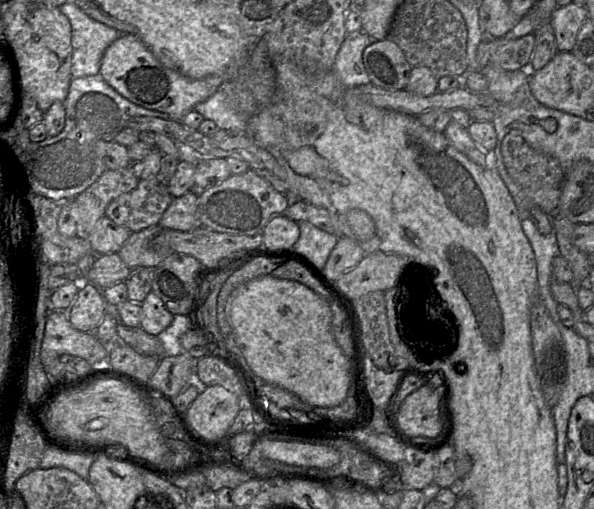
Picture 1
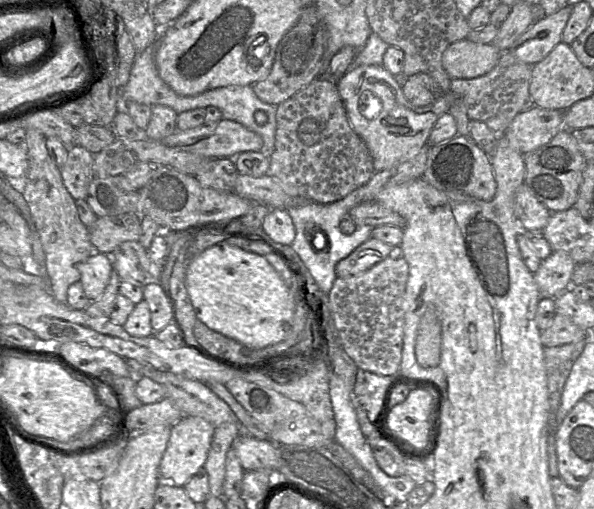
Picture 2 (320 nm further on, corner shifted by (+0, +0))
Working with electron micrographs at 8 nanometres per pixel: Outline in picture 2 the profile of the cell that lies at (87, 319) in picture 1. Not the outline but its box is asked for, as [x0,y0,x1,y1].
[80,251,113,301]

